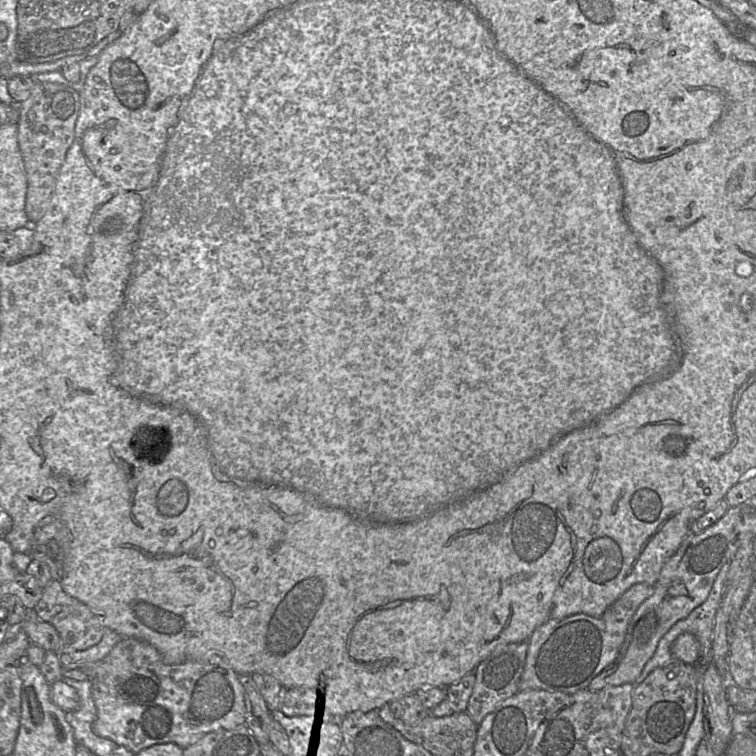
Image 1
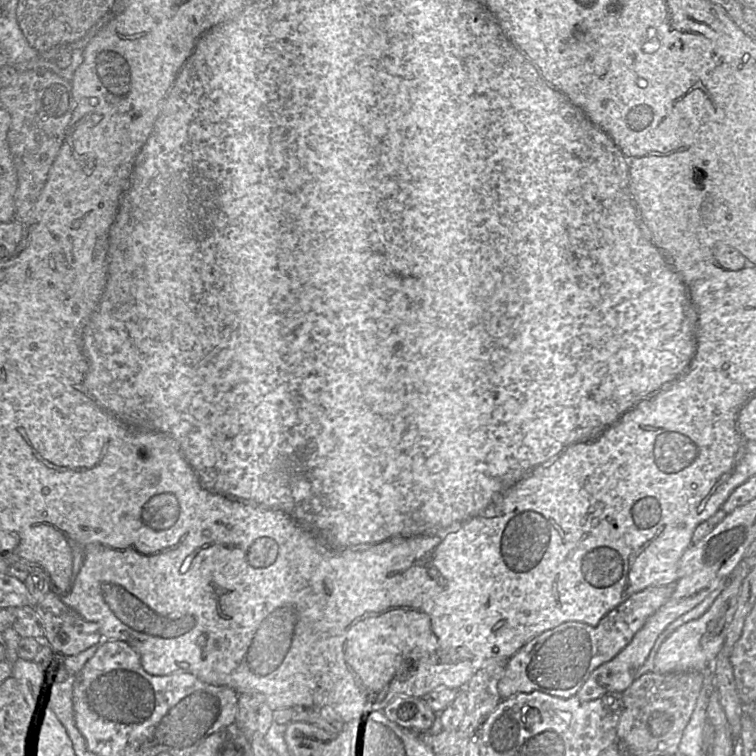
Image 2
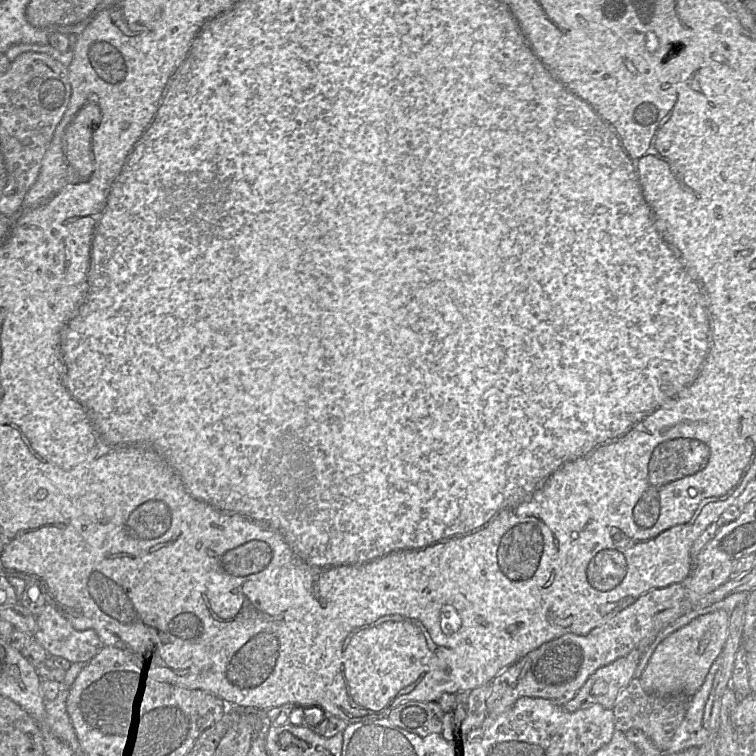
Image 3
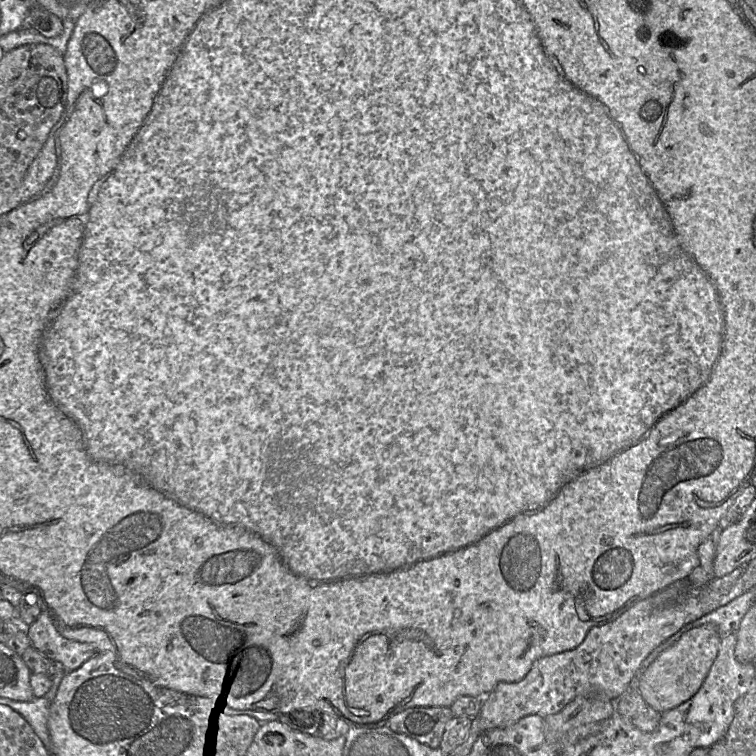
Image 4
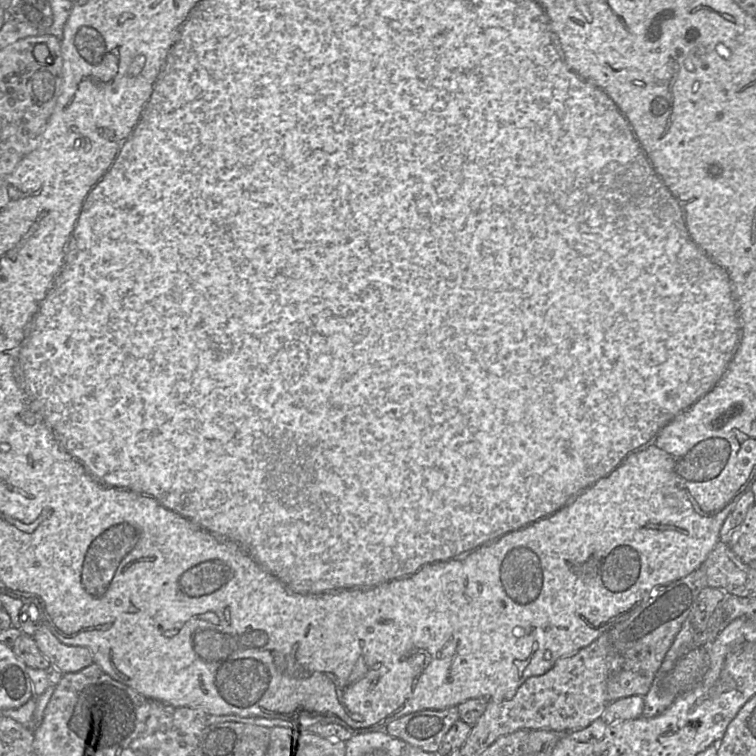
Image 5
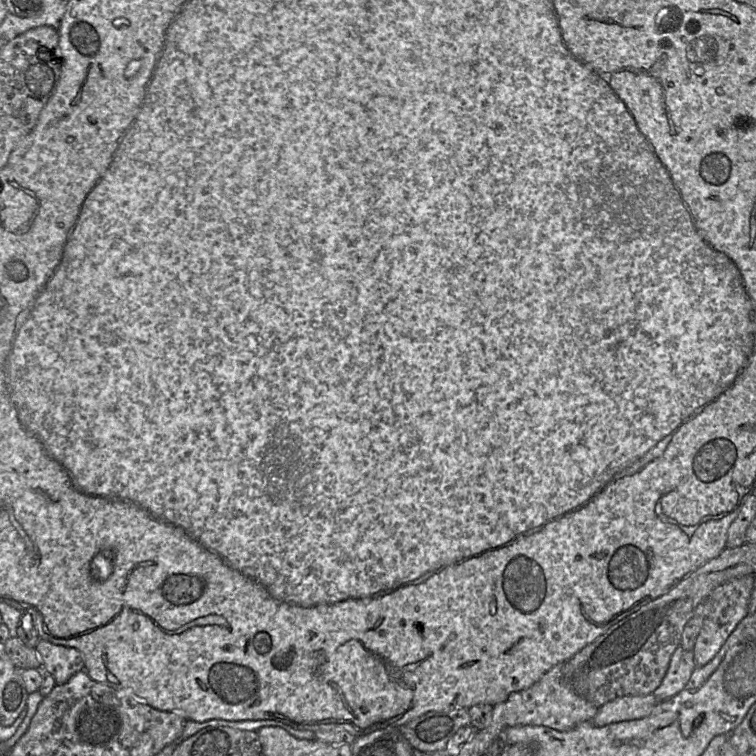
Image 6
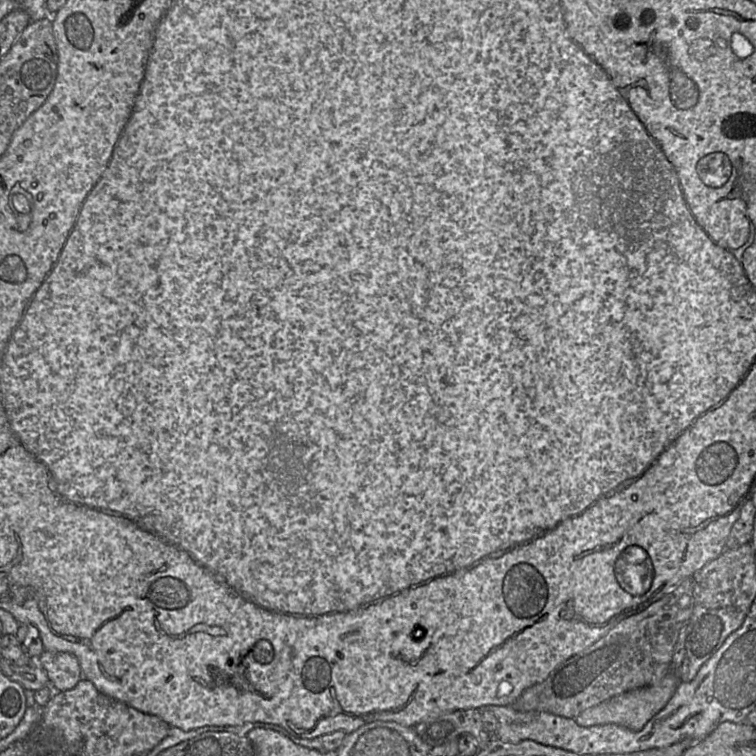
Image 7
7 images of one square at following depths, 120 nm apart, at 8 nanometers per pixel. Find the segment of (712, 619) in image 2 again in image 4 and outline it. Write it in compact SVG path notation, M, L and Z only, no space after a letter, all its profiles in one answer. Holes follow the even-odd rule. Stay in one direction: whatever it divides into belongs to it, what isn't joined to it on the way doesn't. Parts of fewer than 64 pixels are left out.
M704 624L684 632L672 646L661 652L646 670L640 671L639 668L637 675L631 681L631 688L637 689L644 701L660 713L678 707L700 689L718 654L720 642L721 636L712 624Z

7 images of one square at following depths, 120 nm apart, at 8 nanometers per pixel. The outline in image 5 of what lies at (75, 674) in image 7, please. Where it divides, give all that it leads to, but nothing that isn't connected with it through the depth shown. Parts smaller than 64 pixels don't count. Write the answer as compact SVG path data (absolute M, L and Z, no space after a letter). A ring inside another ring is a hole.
M44 623L38 626L33 639L50 664L62 674L78 672L93 663L88 648L62 643Z

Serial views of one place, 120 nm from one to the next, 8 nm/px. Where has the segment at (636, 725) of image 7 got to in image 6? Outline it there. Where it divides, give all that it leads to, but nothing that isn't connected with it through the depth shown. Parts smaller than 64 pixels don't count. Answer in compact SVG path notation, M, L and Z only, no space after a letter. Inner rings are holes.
M653 694L622 696L601 706L591 721L595 726L601 727L641 719L649 716L656 705Z

